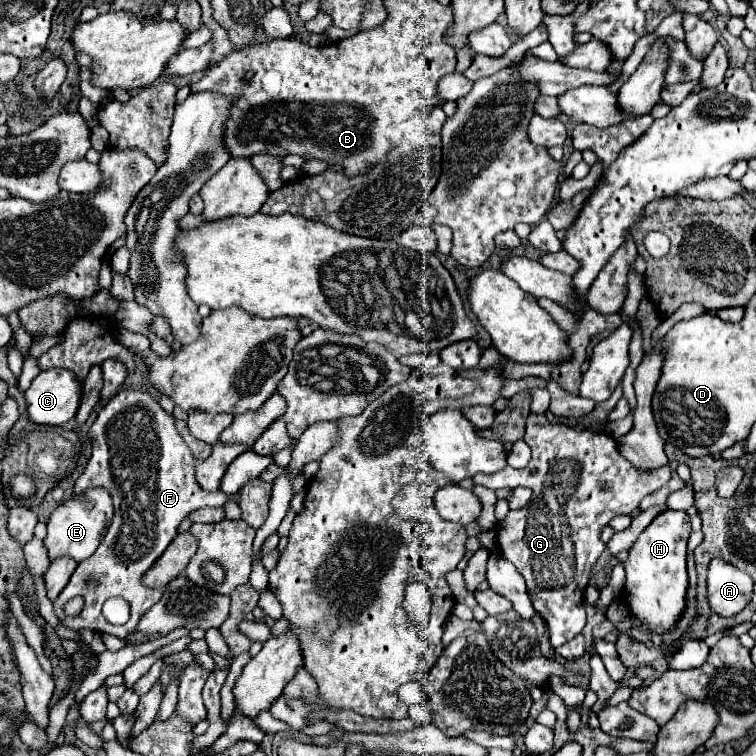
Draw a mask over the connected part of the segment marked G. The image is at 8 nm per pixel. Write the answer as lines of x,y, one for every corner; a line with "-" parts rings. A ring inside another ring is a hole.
529,414
527,432
523,440
531,448
531,460
527,468
515,470
511,466
505,466
501,472
495,474
477,474
473,476
473,482
493,490
517,488
517,486
533,490
533,496
523,510
509,512
507,518
497,524
497,540
499,540
501,558
509,560
523,574
533,606
549,626
551,644
553,648
559,648
565,642
573,640
577,634
581,634
585,626
583,592
589,582
593,564
605,550
605,544
599,538
601,530
609,524
611,518
619,514
631,514
647,494
667,484
667,480
671,478
671,468
661,466
657,470
637,470
629,460
625,460
619,454
617,442
611,436
591,430
577,432
571,430
569,426
549,422
545,414
-
603,484
607,484
609,488
603,490
601,488

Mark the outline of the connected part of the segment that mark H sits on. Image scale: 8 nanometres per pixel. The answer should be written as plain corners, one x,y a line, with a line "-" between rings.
667,510
657,516
629,550
625,566
625,594
619,600
627,606
629,616
637,620
637,630
665,634
675,630
677,620
687,608
687,540
691,536
689,516
679,510

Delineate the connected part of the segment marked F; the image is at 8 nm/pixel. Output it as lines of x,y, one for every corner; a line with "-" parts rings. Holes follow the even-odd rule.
121,390
99,412
89,436
93,440
93,456
75,482
75,494
89,486
107,488
113,498
115,516
95,554
79,564
69,584
53,600
53,610
61,624
71,630
89,628
99,634
125,638
135,632
139,618
163,596
163,590
147,588
143,584
143,574
177,536
181,520
201,506
225,506
229,500
239,504
239,494
227,496
223,492
205,492
197,484
197,460
181,440
175,428
175,418
147,392
-
75,596
83,596
85,608
79,616
69,618
63,612
63,604
-
113,596
121,596
131,604
131,618
123,626
109,624
101,614
103,602

